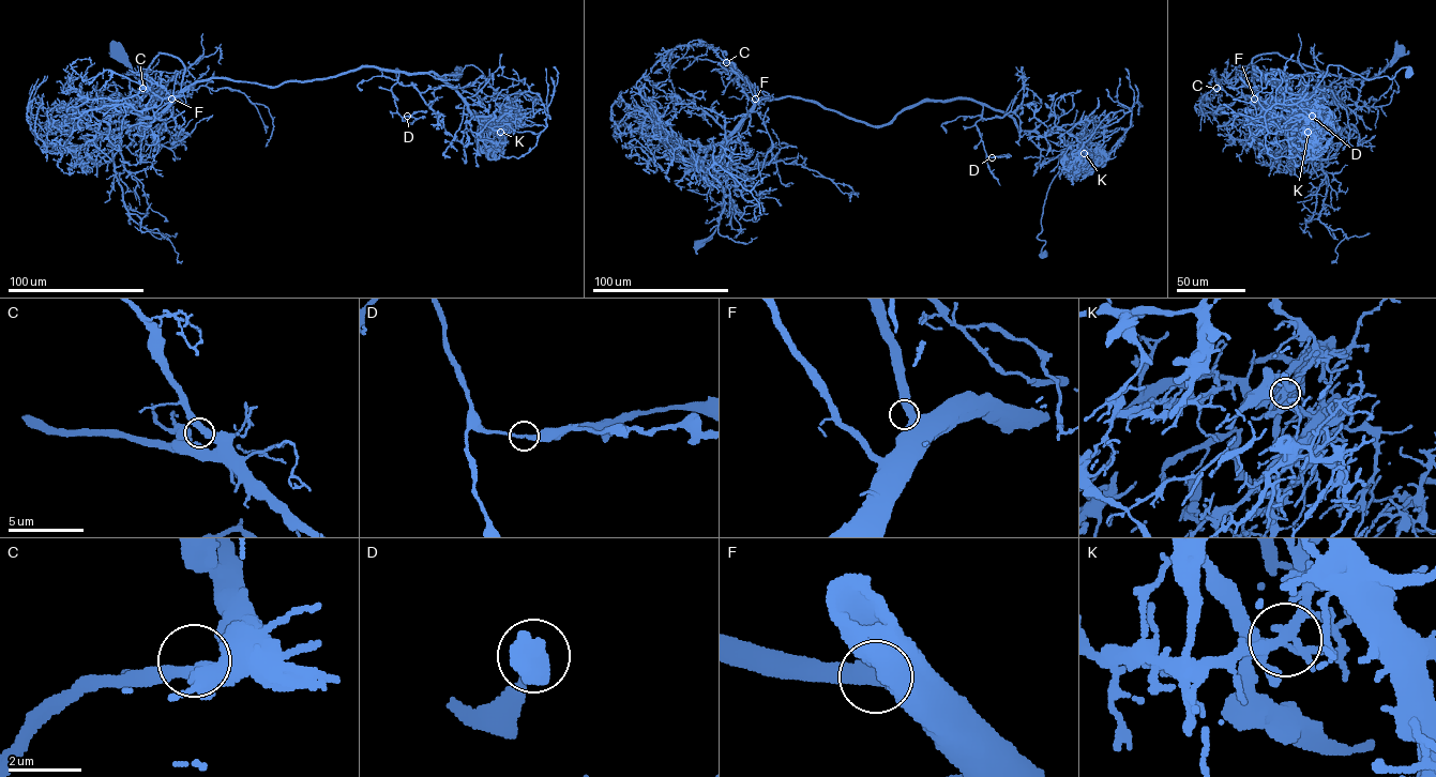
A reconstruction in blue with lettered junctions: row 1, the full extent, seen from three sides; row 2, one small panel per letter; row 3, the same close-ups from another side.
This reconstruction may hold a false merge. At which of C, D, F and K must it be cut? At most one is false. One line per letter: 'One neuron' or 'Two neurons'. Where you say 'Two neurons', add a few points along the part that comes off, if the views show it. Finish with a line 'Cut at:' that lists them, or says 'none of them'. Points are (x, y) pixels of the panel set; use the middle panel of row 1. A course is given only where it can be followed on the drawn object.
C: One neuron
D: One neuron
F: One neuron
K: Two neurons. Course of the part to remove: (1084, 153), (1116, 148), (1130, 126), (1132, 110), (1109, 112), (1072, 153), (1077, 152)
Cut at: K

